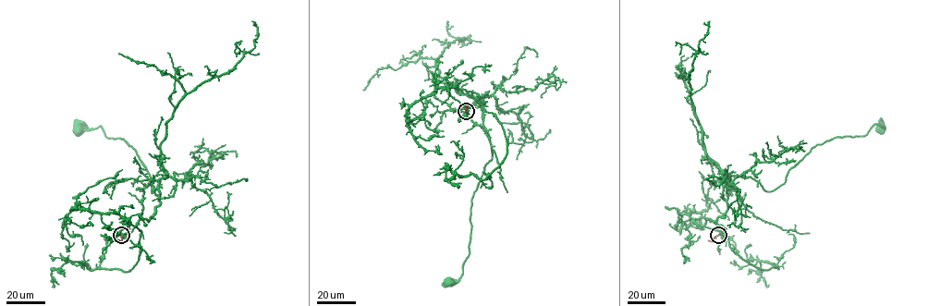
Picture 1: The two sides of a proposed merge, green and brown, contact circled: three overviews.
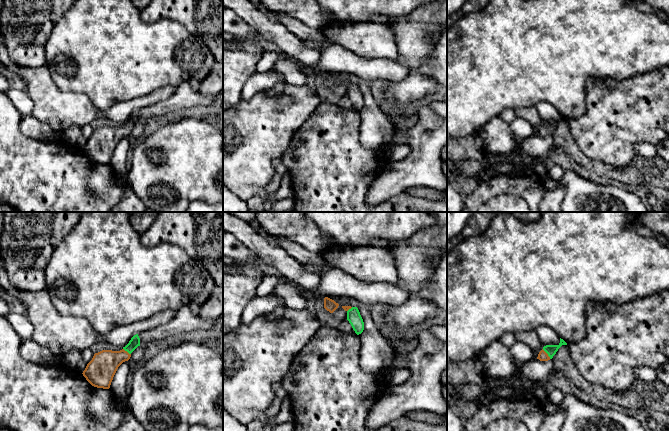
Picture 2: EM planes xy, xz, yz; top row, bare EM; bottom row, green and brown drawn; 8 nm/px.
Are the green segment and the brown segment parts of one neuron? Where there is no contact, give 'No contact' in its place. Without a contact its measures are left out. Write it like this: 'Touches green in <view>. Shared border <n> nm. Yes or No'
Touches green in yz. Shared border 100 nm. Yes

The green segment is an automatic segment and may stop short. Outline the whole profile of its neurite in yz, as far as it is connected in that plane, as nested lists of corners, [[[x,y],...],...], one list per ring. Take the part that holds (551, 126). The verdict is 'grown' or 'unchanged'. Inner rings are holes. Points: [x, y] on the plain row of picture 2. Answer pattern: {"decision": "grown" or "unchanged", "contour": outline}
{"decision": "grown", "contour": [[[560,114],[560,119],[558,121],[544,122],[543,125],[539,128],[537,135],[540,137],[548,137],[552,135],[562,121],[567,121],[567,119]]]}

